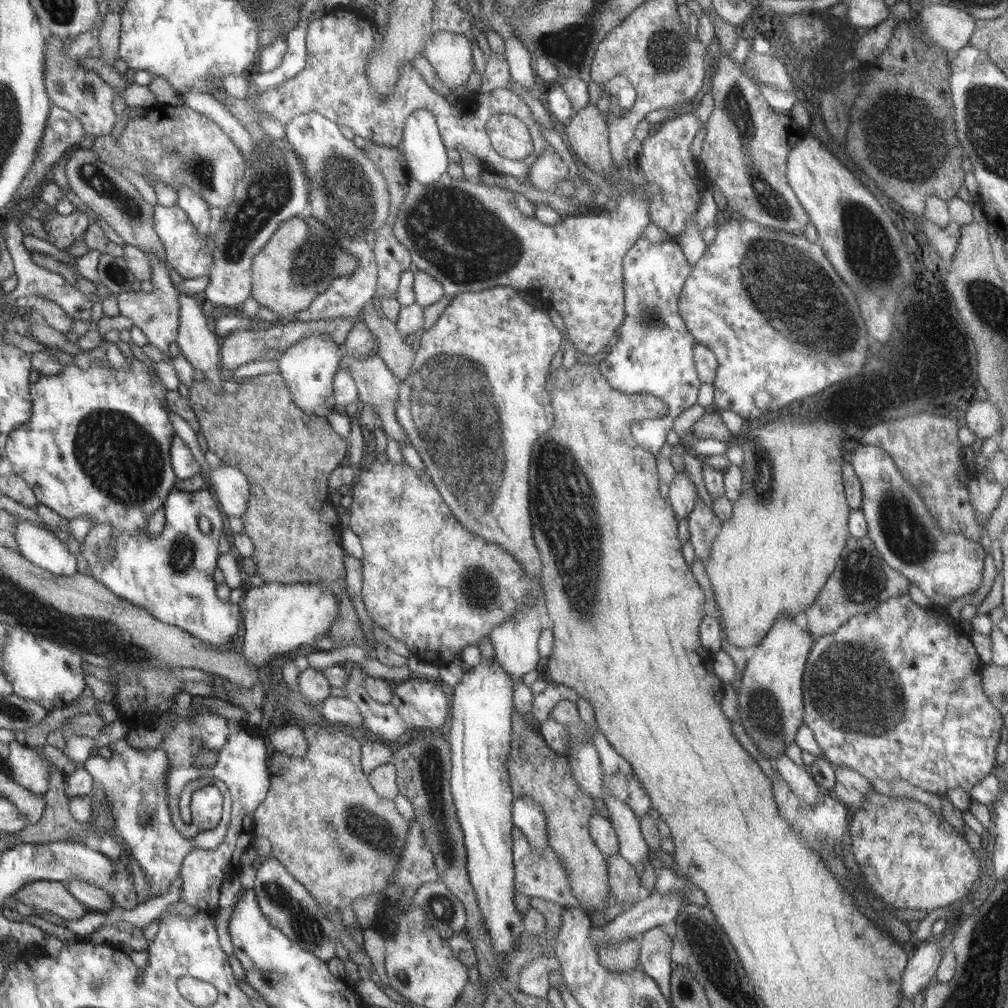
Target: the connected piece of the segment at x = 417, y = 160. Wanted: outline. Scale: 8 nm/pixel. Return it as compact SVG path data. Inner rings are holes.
M423 108L409 116L400 150L413 180L437 185L450 162L446 147L432 112Z

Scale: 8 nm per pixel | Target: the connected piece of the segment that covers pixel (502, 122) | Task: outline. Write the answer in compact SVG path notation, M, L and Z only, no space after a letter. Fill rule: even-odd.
M494 114L486 122L494 150L511 161L523 161L533 151L532 131L512 114Z

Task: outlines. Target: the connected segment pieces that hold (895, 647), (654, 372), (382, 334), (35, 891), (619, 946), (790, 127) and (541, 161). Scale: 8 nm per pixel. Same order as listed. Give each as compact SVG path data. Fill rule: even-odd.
M903 594L902 596L894 596L893 598L888 599L885 603L879 605L878 608L875 608L872 612L868 614L861 614L853 616L849 618L836 632L833 632L829 635L821 636L816 639L813 643L813 648L810 651L809 656L809 664L806 667L805 672L805 682L804 682L804 691L805 691L805 699L806 699L806 714L805 714L805 724L809 728L812 729L812 732L815 734L815 739L817 740L818 746L822 751L823 756L827 757L827 761L832 764L843 764L848 768L853 768L856 772L859 772L864 778L867 778L869 781L875 779L883 779L888 780L888 782L892 782L892 780L906 780L906 782L910 782L910 784L914 784L914 786L918 786L918 788L922 788L922 790L926 790L930 794L942 794L942 792L954 793L957 788L961 788L966 793L969 793L971 798L971 790L973 790L973 786L976 786L978 782L980 782L984 777L992 775L992 770L994 770L994 766L996 766L996 746L1001 739L1000 731L1003 728L1003 715L996 710L997 708L990 702L989 696L983 691L982 681L980 678L980 669L983 663L976 652L975 646L973 642L969 639L968 632L965 632L962 629L959 622L955 621L951 617L949 618L940 618L940 614L936 614L936 612L932 611L932 609L927 610L926 607L920 607L918 604L914 603L910 598L909 594Z
M645 243L643 246L629 248L624 260L625 319L616 330L617 343L610 349L606 358L599 362L601 373L615 389L623 393L642 393L651 399L658 398L669 406L669 414L666 416L633 421L630 426L630 432L637 443L654 454L660 453L676 417L697 404L702 384L693 361L693 348L697 339L693 333L686 330L684 316L680 316L681 292L692 270L693 264L686 260L680 246L649 246Z
M365 304L362 321L374 333L378 344L376 353L390 372L404 381L410 376L416 359L416 352L405 343L404 335L397 329L397 325L388 318L380 317L374 312L374 306Z
M56 881L29 882L19 888L13 897L32 909L39 908L65 920L79 920L90 912L66 888L65 883Z
M635 937L614 943L614 945L604 945L596 950L600 963L613 972L632 972L640 967L640 937Z
M722 51L721 55L718 58L718 68L716 68L716 72L714 72L714 76L712 76L712 96L714 98L715 107L712 111L709 119L708 119L708 128L706 129L706 137L702 142L702 150L701 155L699 156L700 160L703 160L703 166L705 167L706 176L710 176L712 180L712 186L715 186L722 192L722 194L726 197L728 208L739 212L743 218L746 220L751 220L756 224L760 224L762 226L774 228L783 232L794 233L798 235L804 235L805 226L811 222L809 219L809 213L805 211L805 207L801 204L801 201L797 199L796 193L793 191L793 187L789 184L788 179L788 160L789 160L789 152L796 146L798 141L801 141L805 138L806 135L809 134L809 130L799 126L797 123L792 121L792 116L787 113L779 113L766 101L764 97L762 97L762 92L760 92L760 86L756 86L754 82L752 82L752 77L746 78L747 74L742 72L742 68L738 66L738 64L734 64L728 55Z
M550 145L530 166L528 182L540 192L555 192L557 184L569 177L571 168L561 154Z

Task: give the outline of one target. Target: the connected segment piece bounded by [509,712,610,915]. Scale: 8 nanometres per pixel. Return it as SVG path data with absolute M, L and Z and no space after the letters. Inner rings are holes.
M516 712L513 721L513 751L510 752L509 764L513 795L517 798L529 796L542 806L548 821L549 846L561 857L573 895L589 915L603 911L609 906L608 864L589 831L597 802L576 784L569 760L546 744L538 726L524 721L524 717Z

